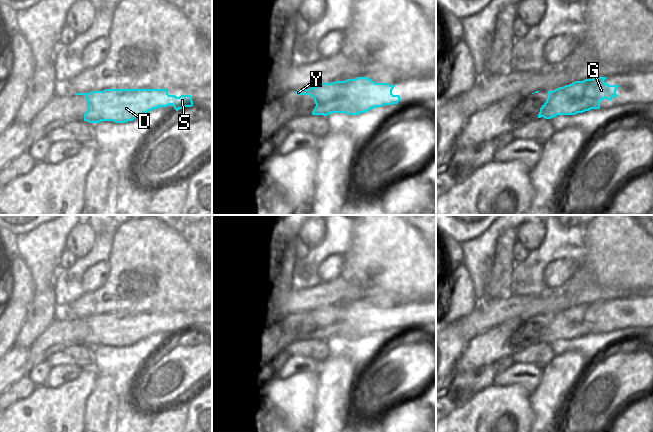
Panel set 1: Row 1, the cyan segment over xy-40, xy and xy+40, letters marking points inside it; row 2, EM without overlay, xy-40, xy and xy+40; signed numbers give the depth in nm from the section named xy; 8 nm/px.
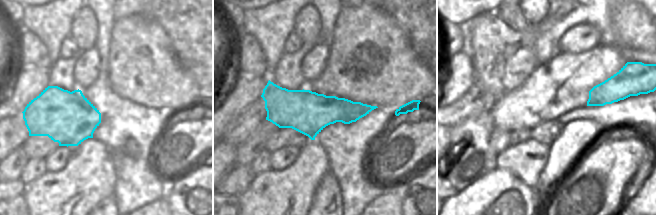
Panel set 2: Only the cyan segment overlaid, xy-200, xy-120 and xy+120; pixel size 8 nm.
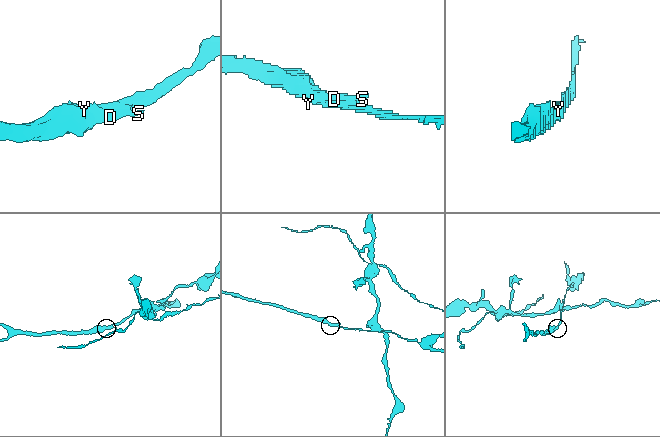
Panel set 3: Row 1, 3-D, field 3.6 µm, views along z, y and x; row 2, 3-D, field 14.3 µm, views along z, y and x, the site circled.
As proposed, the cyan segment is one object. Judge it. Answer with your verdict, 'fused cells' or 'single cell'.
fused cells

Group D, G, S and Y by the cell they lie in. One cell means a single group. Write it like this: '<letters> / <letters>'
D Y / G S

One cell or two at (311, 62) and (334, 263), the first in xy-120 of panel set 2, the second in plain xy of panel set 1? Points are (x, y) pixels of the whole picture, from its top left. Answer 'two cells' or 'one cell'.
one cell

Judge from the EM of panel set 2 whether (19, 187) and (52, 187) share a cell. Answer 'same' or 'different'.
different

